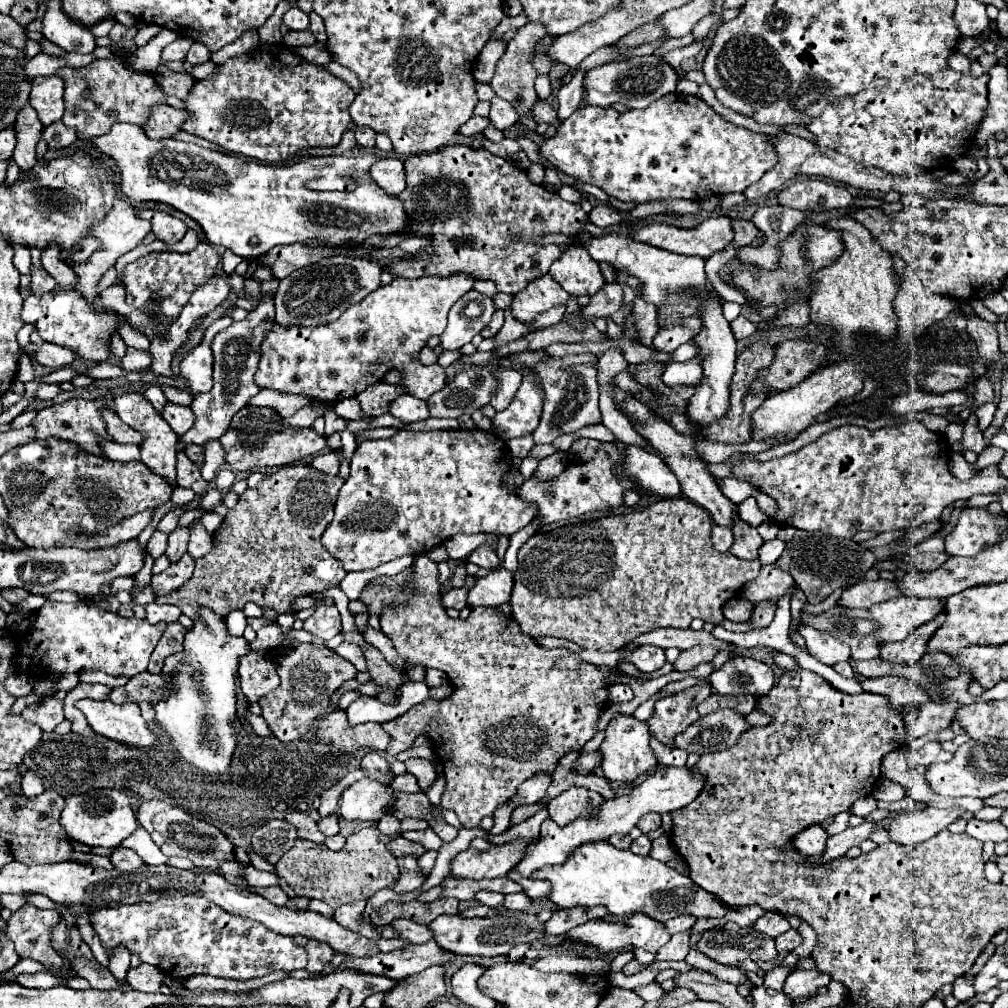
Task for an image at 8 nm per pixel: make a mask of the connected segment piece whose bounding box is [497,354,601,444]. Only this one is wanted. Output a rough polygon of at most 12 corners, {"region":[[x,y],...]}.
{"region":[[545,356],[535,366],[543,414],[535,444],[601,422],[597,356]]}

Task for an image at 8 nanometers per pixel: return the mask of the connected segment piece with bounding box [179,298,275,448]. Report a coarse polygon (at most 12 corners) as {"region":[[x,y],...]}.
{"region":[[273,300],[213,338],[211,392],[197,394],[183,448],[227,432],[259,392],[253,374]]}

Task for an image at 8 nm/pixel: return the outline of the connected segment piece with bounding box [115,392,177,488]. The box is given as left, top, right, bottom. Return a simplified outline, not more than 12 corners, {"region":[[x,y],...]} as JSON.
{"region":[[115,398],[117,416],[145,436],[141,462],[173,488],[177,434],[143,398]]}

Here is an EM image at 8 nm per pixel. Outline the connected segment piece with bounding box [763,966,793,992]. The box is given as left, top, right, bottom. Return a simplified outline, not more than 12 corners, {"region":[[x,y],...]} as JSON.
{"region":[[777,966],[763,976],[763,986],[781,990],[791,968]]}

